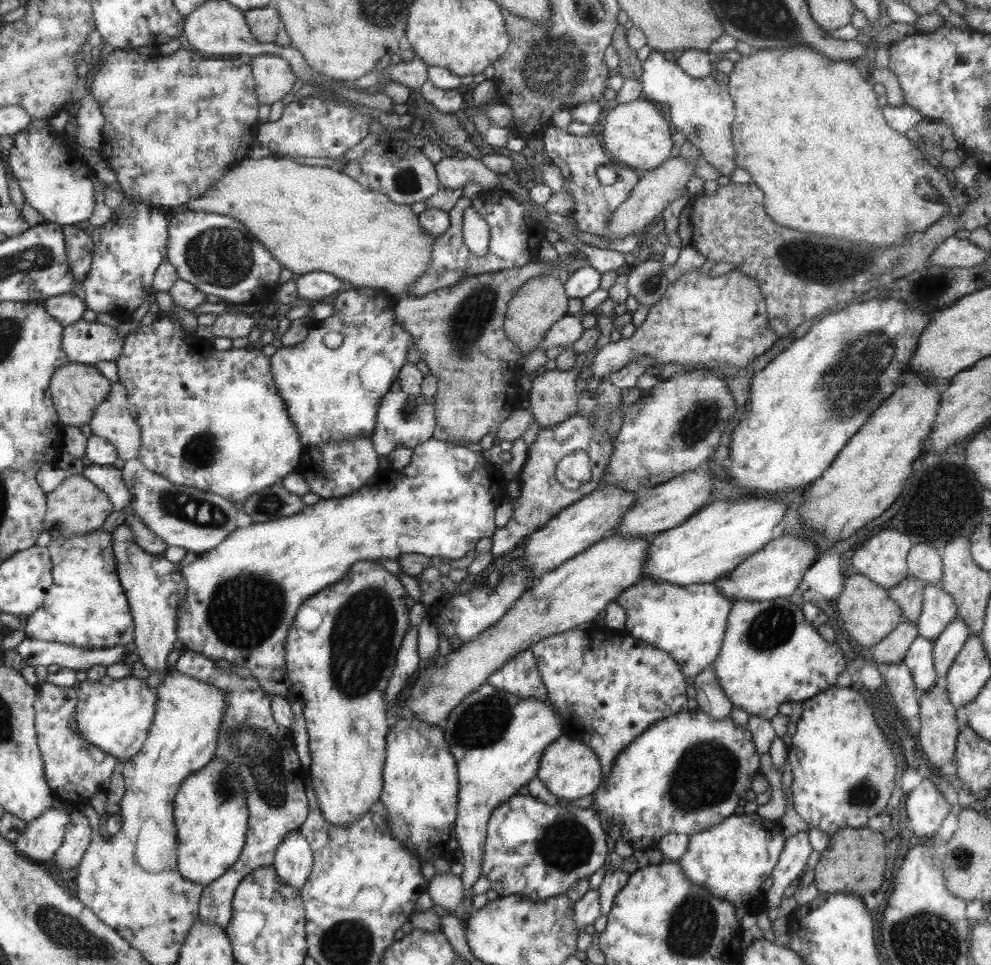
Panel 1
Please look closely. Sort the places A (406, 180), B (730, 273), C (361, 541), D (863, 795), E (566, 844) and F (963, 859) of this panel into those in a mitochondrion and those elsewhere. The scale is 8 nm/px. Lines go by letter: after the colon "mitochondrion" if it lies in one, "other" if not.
A: mitochondrion
B: other
C: other
D: mitochondrion
E: mitochondrion
F: mitochondrion

